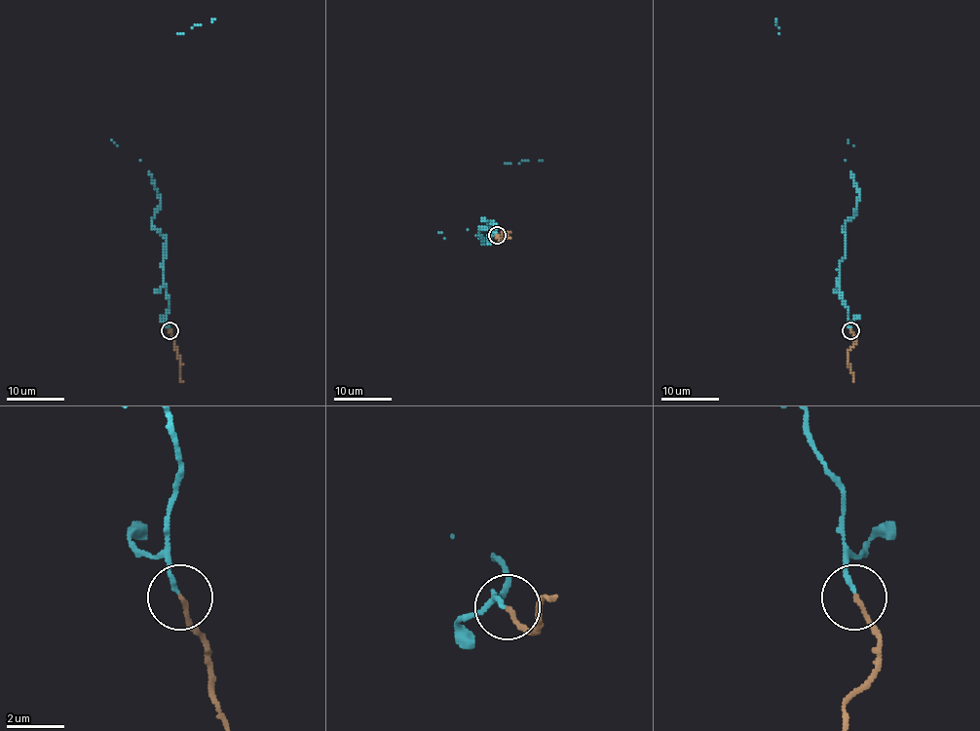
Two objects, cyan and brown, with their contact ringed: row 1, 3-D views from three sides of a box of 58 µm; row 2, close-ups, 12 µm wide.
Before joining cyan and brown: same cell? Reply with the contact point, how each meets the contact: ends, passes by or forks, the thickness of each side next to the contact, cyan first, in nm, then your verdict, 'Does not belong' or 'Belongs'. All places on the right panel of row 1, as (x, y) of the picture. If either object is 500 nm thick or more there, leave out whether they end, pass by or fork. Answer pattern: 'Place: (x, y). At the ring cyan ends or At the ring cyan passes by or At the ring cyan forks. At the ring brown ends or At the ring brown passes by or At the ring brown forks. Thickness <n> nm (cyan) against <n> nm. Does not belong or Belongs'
Place: (850, 330). At the ring cyan ends. At the ring brown ends. Thickness 140 nm (cyan) against 150 nm. Belongs

